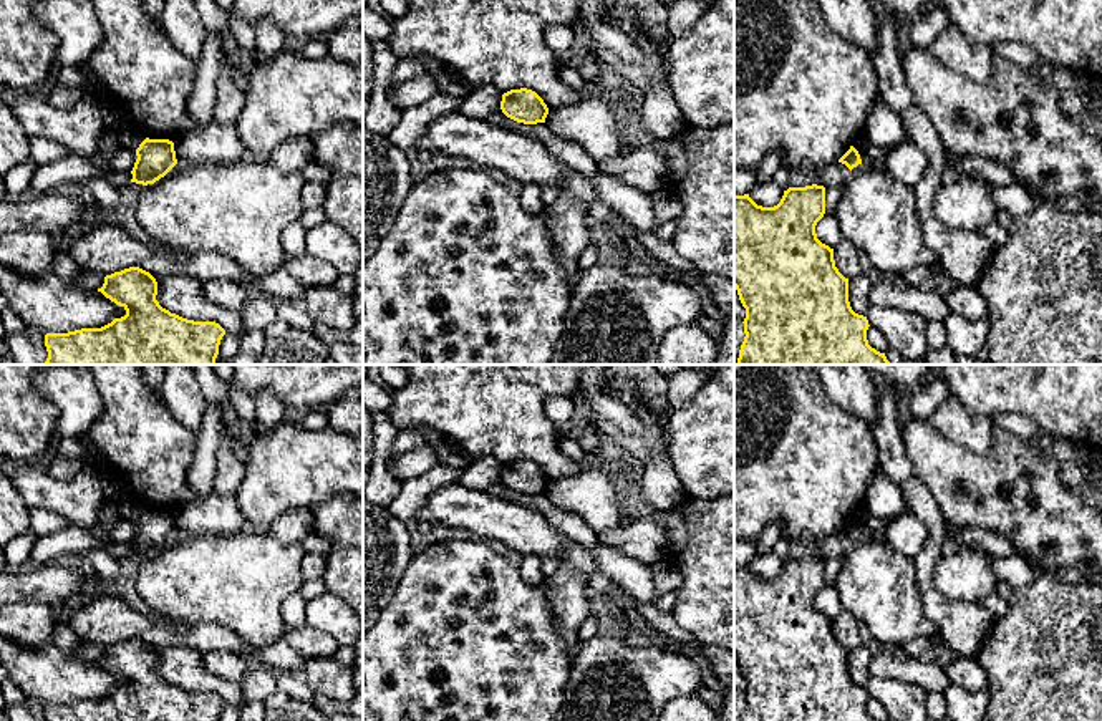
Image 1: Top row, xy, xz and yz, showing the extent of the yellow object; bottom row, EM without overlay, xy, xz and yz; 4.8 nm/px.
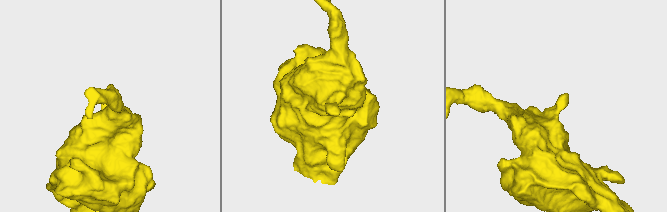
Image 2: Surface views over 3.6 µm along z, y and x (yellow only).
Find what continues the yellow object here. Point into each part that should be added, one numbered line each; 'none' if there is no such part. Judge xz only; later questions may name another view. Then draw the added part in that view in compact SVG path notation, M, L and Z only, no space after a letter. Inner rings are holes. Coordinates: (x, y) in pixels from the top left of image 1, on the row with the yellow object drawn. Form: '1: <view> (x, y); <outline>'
none

